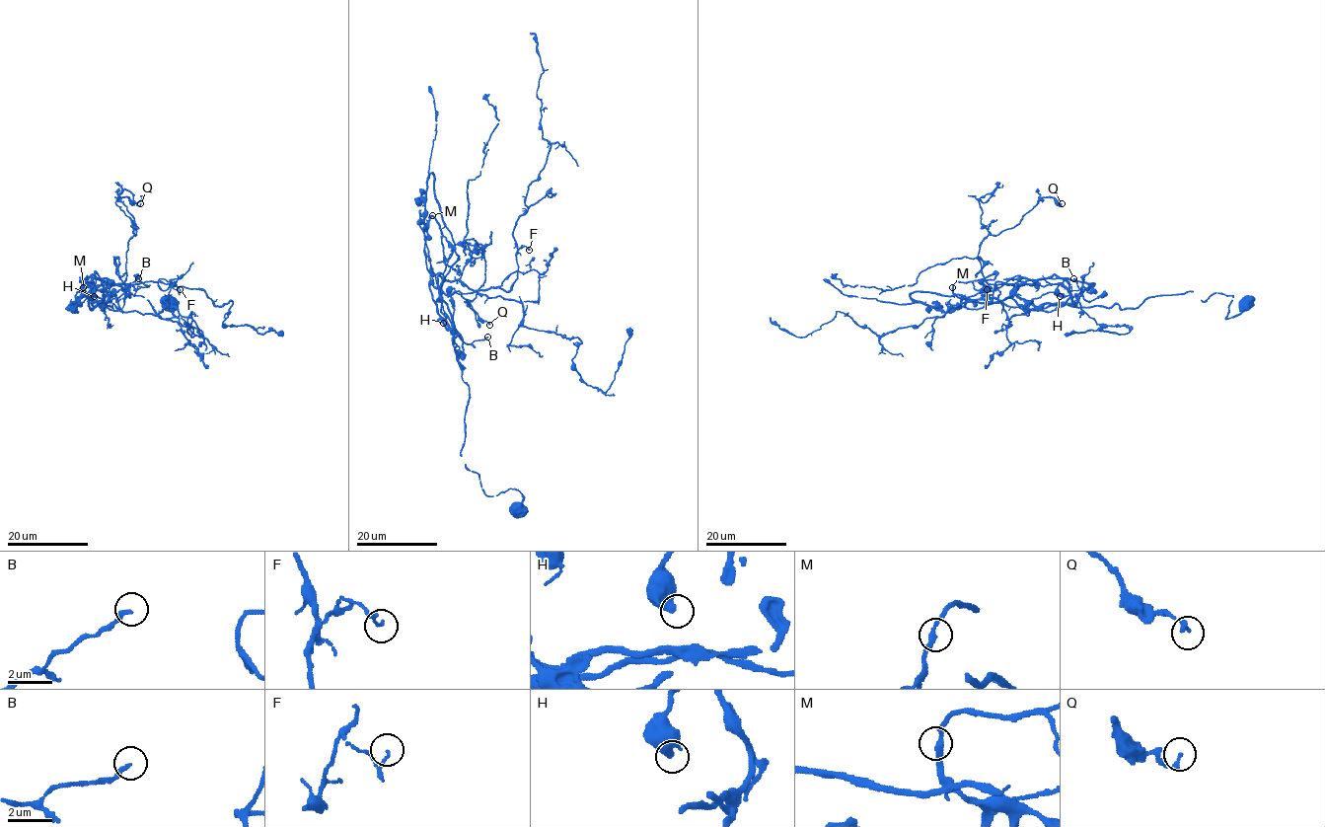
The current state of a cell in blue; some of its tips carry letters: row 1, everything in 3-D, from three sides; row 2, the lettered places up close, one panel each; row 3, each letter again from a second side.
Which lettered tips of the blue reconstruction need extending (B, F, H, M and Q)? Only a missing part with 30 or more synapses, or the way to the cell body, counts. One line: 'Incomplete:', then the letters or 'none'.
Incomplete: none

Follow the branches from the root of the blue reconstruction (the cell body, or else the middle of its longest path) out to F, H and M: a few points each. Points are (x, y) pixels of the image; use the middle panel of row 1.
F: (519, 508), (518, 490), (487, 496), (461, 456), (469, 387), (451, 295), (508, 291), (518, 250), (529, 250)
H: (519, 508), (518, 490), (487, 496), (461, 456), (469, 387), (453, 344), (458, 336), (443, 323)
M: (519, 508), (518, 490), (487, 496), (461, 456), (469, 387), (441, 288), (453, 249), (432, 215)

